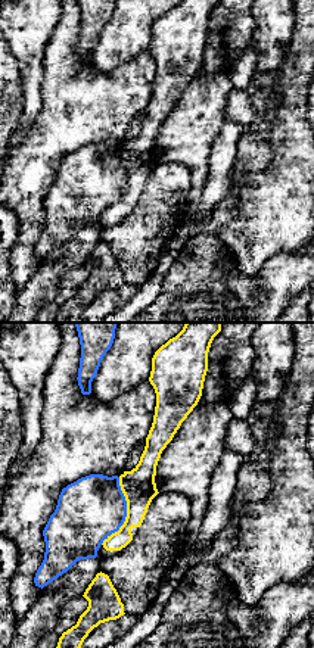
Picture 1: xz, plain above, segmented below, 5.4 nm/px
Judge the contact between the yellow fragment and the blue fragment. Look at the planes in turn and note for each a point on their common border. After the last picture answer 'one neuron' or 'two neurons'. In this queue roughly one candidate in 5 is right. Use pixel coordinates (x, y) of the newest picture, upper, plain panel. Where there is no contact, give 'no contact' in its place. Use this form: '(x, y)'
(127, 183)

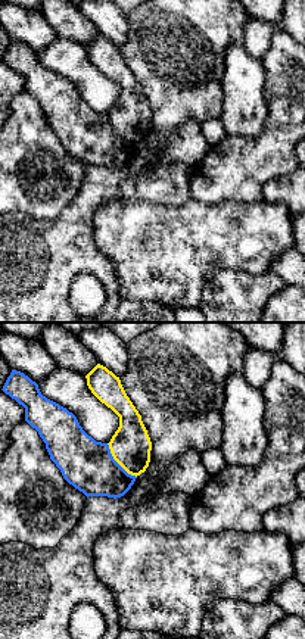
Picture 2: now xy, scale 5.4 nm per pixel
(118, 133)

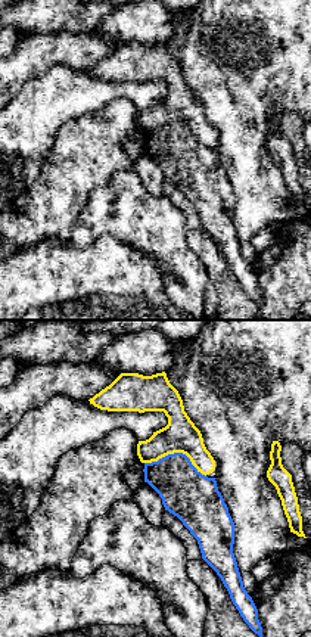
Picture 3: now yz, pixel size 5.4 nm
(176, 121)

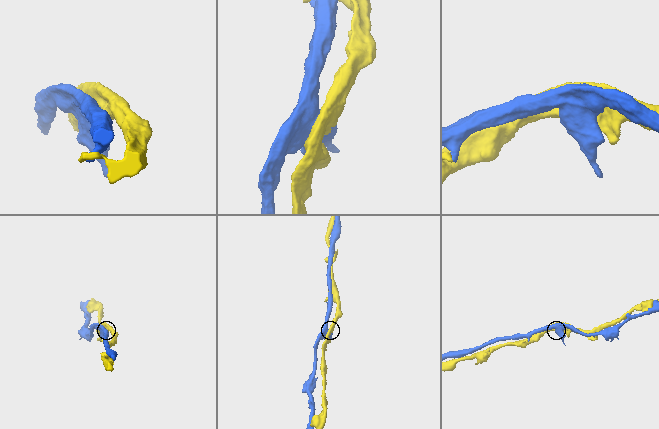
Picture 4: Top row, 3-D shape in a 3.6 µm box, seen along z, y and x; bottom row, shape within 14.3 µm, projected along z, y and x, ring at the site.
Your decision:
two neurons

